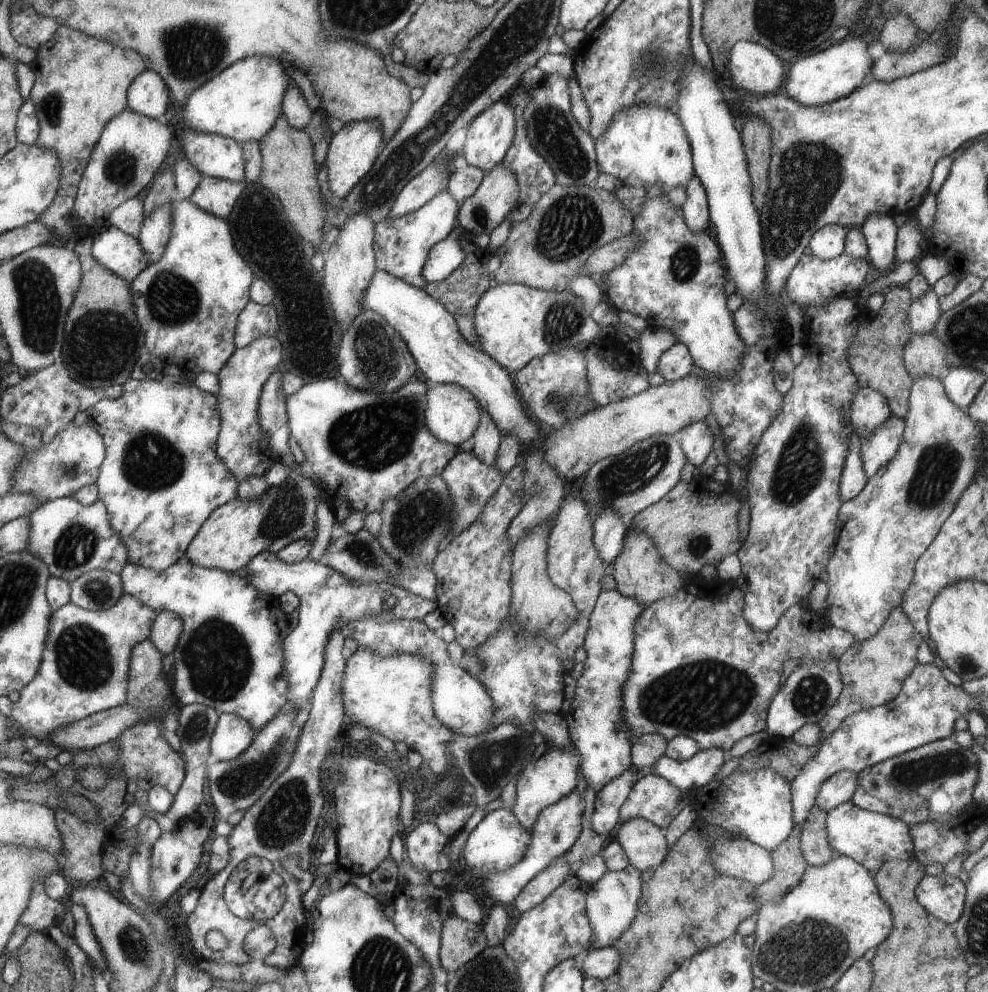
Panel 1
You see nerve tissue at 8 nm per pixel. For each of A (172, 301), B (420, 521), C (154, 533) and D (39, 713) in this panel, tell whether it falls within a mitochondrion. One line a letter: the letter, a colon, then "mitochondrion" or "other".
A: mitochondrion
B: mitochondrion
C: other
D: other

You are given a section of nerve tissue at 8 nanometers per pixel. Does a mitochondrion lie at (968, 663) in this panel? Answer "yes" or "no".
yes

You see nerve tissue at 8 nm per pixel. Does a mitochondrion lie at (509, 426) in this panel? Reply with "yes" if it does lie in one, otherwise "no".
no

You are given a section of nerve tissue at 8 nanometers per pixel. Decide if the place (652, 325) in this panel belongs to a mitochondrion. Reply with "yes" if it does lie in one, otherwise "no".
no

